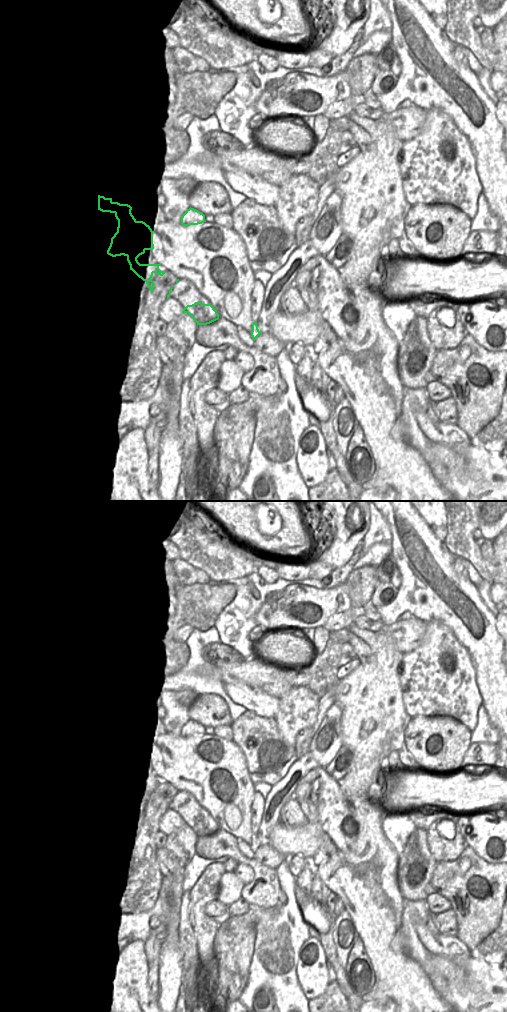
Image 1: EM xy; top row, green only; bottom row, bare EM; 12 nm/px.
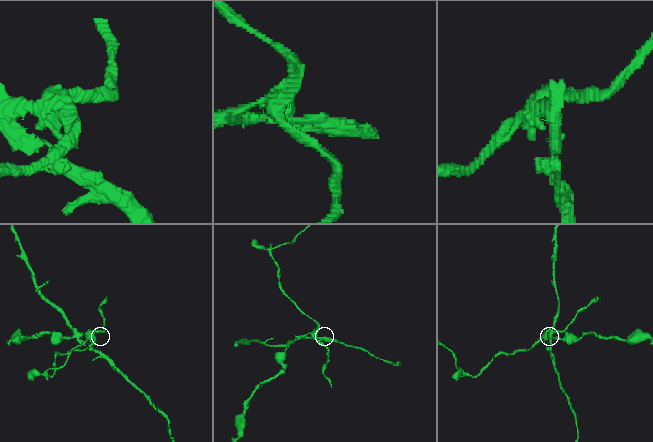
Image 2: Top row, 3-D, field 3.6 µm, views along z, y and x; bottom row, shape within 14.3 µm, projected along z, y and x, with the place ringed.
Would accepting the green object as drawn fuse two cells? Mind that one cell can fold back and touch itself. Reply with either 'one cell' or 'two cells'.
two cells

